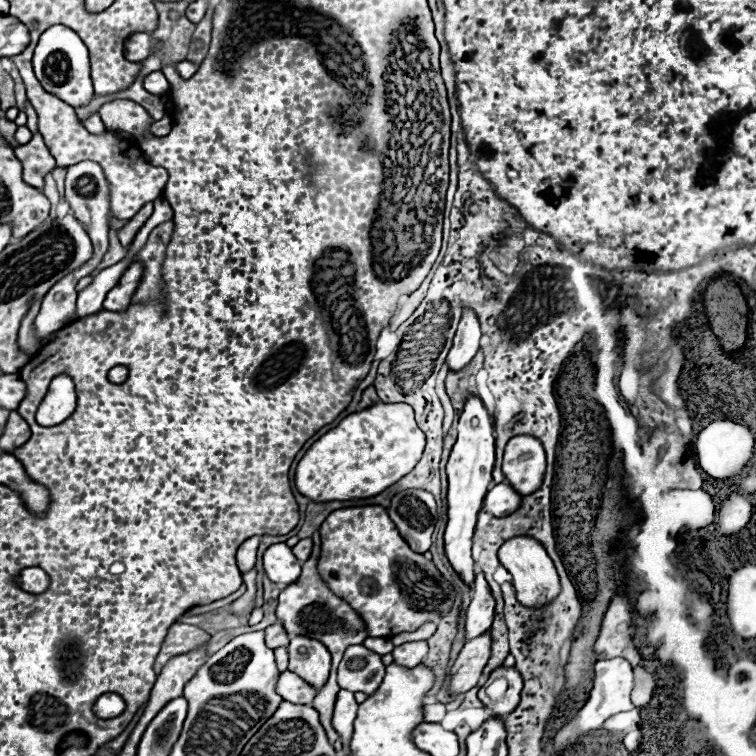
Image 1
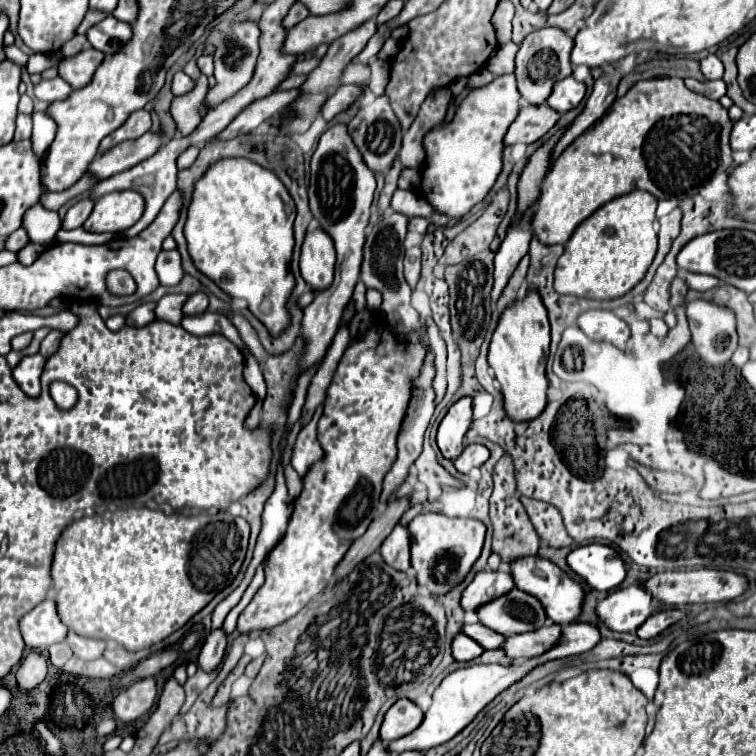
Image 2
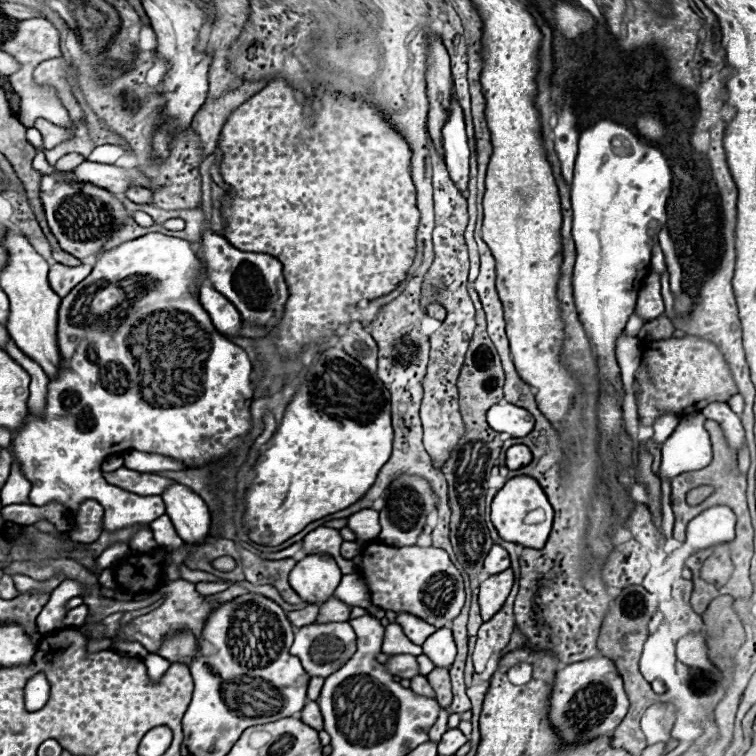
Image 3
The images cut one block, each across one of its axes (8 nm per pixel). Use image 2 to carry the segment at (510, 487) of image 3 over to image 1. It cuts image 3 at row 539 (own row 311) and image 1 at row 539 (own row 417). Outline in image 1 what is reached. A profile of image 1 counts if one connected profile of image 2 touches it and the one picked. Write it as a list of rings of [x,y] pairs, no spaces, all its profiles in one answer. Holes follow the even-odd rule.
[[[514,536],[506,540],[498,552],[502,566],[514,576],[514,588],[516,588],[516,598],[520,604],[528,608],[540,608],[548,602],[552,602],[558,592],[560,592],[560,582],[558,582],[558,572],[546,552],[546,548],[532,536]]]

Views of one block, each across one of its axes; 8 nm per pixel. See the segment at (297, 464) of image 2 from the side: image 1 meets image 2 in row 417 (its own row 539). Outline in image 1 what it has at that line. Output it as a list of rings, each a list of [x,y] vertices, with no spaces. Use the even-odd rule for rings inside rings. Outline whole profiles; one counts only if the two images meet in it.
[[[318,531],[313,533],[312,540],[312,556],[304,562],[300,578],[294,584],[290,584],[286,590],[280,592],[276,616],[278,616],[278,620],[282,620],[288,636],[312,636],[314,640],[320,640],[332,654],[332,669],[328,682],[316,694],[312,706],[320,712],[320,722],[326,728],[328,740],[336,742],[340,736],[332,728],[330,720],[332,720],[332,708],[334,708],[334,702],[336,702],[337,694],[340,690],[337,682],[338,666],[342,656],[344,656],[344,652],[346,652],[346,648],[352,646],[352,644],[362,644],[368,638],[368,632],[366,632],[366,626],[364,626],[364,620],[360,618],[360,614],[356,610],[352,610],[342,598],[338,598],[328,588],[328,584],[322,580],[322,576],[318,574],[318,560],[321,552],[321,540]]]

